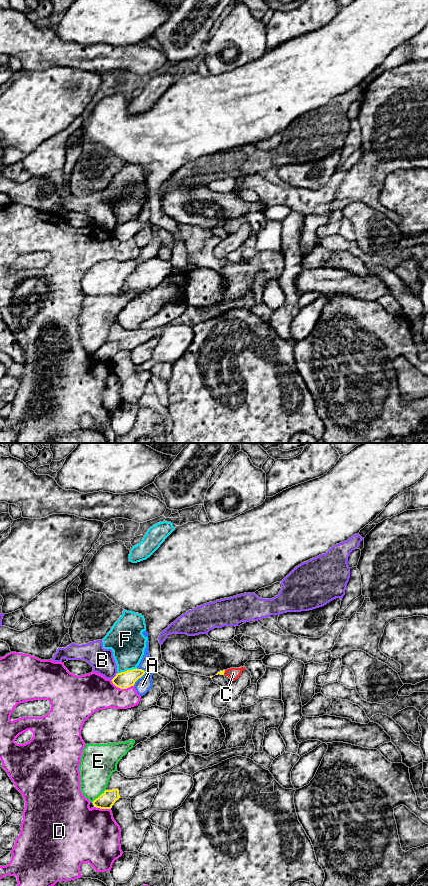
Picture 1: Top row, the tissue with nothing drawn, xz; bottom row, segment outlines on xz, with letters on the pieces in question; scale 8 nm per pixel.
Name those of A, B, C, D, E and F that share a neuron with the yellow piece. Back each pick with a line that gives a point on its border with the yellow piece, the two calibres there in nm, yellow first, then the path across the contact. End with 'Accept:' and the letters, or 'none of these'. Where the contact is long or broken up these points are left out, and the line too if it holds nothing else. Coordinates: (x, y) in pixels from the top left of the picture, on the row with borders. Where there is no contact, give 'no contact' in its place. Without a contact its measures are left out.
Accept: none of these

